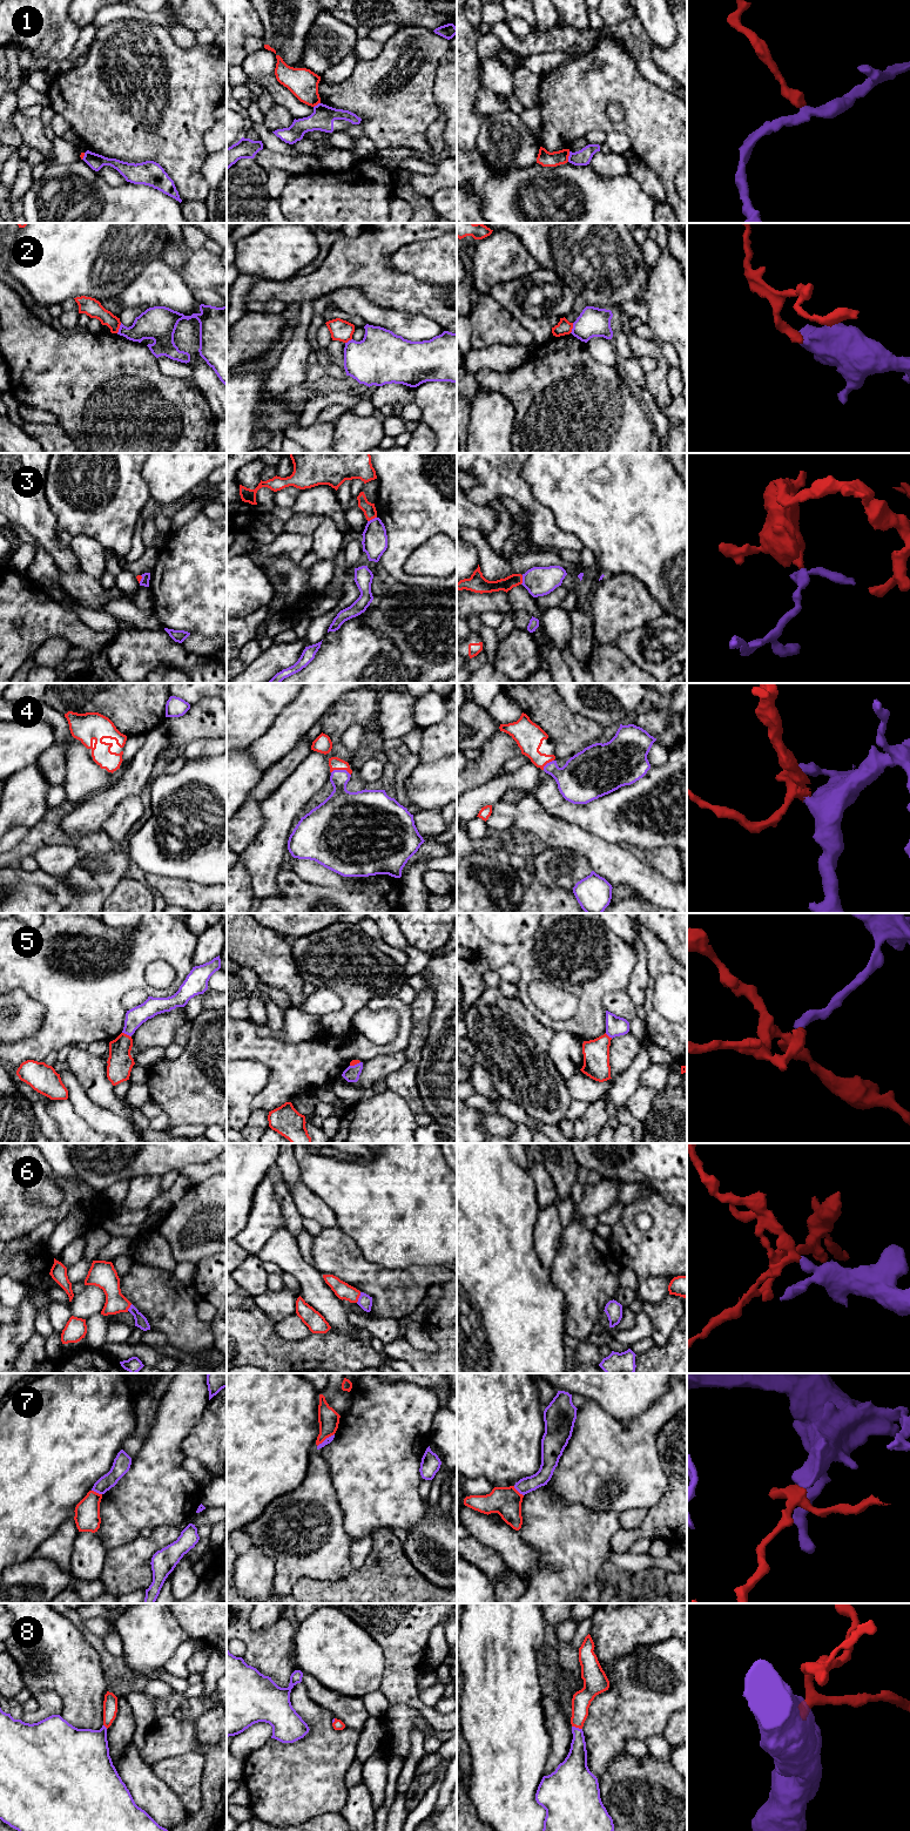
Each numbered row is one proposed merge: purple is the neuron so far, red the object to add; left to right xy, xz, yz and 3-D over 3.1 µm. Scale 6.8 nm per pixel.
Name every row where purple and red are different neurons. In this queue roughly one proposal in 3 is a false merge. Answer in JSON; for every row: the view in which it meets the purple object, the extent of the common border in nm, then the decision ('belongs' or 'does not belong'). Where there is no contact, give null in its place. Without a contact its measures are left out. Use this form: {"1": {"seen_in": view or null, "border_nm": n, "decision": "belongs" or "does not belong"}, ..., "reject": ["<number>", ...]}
{"1": {"seen_in": "yz", "border_nm": 70, "decision": "does not belong"}, "2": {"seen_in": "xy", "border_nm": 80, "decision": "does not belong"}, "3": {"seen_in": "xz", "border_nm": 70, "decision": "does not belong"}, "4": {"seen_in": "xz", "border_nm": 140, "decision": "belongs"}, "5": {"seen_in": "xy", "border_nm": 70, "decision": "does not belong"}, "6": {"seen_in": "xz", "border_nm": 80, "decision": "belongs"}, "7": {"seen_in": "xz", "border_nm": 150, "decision": "does not belong"}, "8": {"seen_in": "yz", "border_nm": 80, "decision": "belongs"}, "reject": ["1", "2", "3", "5", "7"]}

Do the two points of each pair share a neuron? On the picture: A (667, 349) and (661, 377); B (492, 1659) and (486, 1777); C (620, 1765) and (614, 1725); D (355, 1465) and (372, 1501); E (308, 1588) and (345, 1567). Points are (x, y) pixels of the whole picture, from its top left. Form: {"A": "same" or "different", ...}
{"A": "different", "B": "same", "C": "different", "D": "same", "E": "different"}

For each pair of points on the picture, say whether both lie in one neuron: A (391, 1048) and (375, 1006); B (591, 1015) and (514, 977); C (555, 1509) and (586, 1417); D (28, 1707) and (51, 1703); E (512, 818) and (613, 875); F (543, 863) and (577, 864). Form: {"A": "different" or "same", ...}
{"A": "same", "B": "different", "C": "different", "D": "different", "E": "same", "F": "same"}

